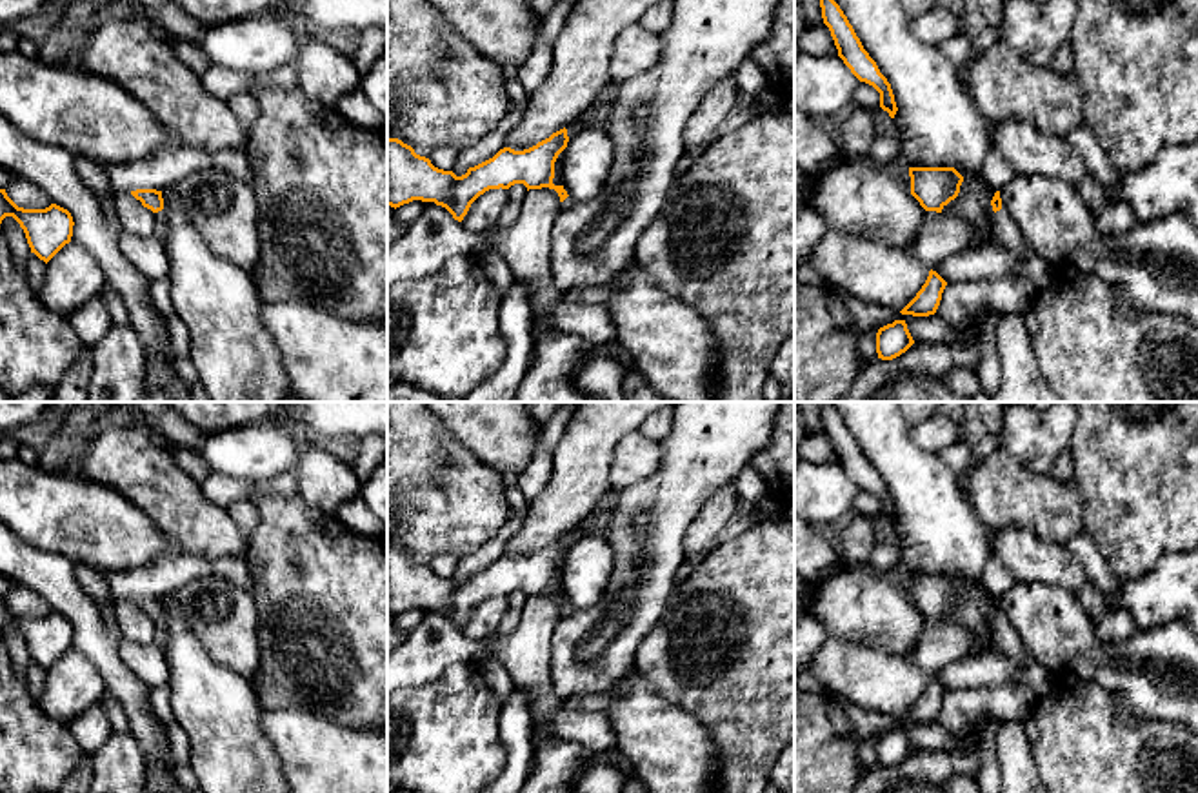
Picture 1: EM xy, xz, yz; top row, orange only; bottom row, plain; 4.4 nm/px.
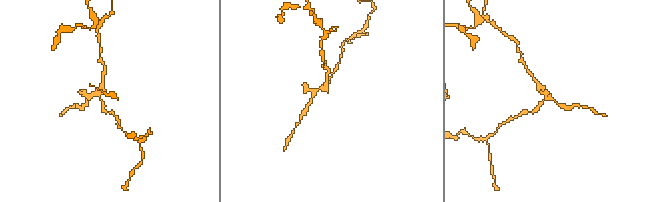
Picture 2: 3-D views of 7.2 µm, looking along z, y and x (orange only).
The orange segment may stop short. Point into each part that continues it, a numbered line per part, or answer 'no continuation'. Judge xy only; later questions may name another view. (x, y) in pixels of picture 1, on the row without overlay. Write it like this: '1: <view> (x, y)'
1: xy (160, 624)

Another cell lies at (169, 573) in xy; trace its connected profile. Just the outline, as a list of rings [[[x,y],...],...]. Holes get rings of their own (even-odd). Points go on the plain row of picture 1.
[[[176,549],[173,555],[164,557],[149,566],[102,575],[115,602],[131,600],[136,597],[164,598],[202,575],[224,577],[253,595],[249,564],[247,558],[240,557],[207,560],[204,557]]]

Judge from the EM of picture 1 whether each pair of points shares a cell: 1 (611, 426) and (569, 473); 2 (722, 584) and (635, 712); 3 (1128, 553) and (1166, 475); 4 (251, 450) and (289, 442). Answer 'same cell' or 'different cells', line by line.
1: same cell
2: different cells
3: same cell
4: same cell

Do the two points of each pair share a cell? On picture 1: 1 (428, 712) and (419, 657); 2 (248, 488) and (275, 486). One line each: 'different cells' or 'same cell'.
1: different cells
2: same cell

